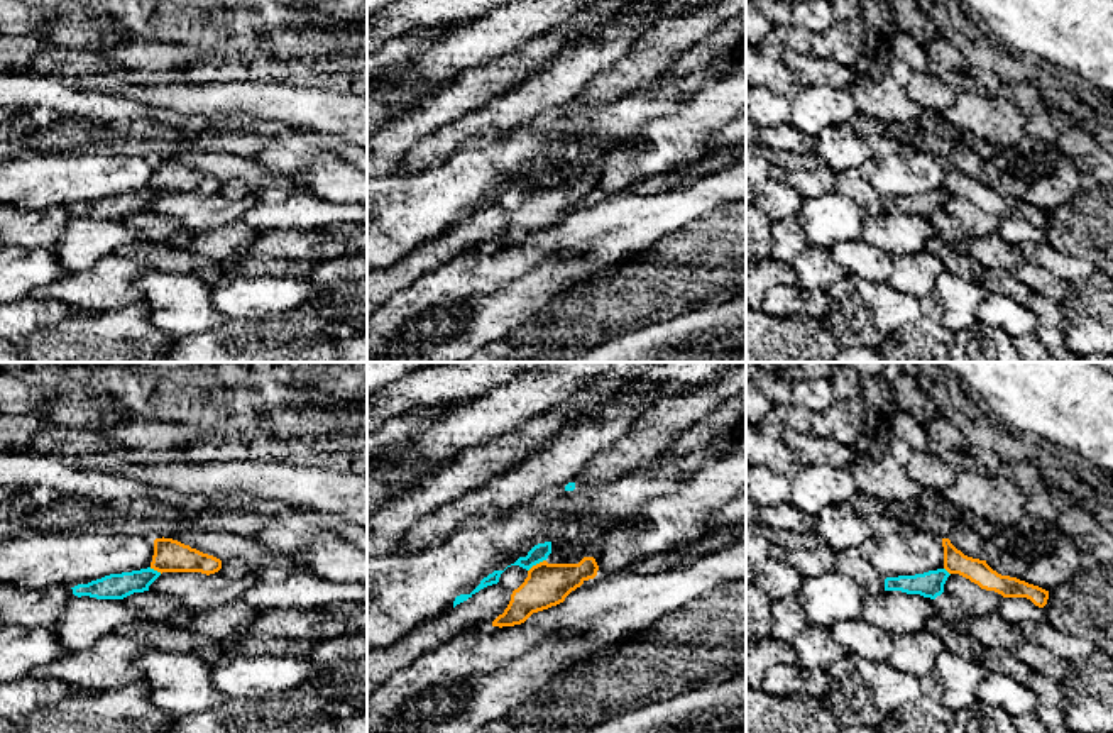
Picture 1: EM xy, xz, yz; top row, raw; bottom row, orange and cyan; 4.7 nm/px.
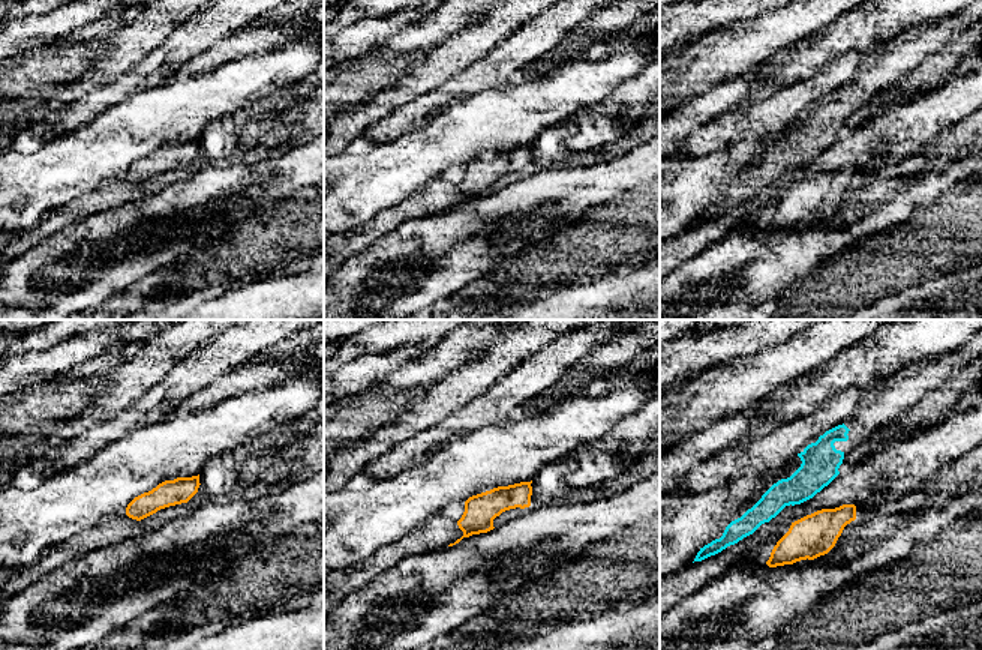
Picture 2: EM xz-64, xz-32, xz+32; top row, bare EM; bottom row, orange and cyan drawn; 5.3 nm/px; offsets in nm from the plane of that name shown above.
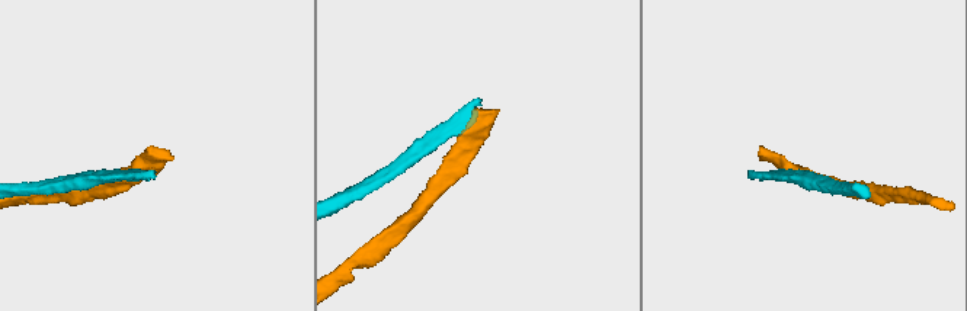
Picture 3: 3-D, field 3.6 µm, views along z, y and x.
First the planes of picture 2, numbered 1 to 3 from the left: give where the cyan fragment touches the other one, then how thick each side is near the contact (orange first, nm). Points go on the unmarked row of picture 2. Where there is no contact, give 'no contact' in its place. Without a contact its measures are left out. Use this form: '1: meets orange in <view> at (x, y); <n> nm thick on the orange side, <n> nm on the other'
1: no contact
2: no contact
3: no contact

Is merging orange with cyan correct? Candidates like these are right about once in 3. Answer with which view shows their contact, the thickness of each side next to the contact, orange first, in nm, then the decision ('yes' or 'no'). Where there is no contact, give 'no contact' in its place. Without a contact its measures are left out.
xz | 200/90 nm | no

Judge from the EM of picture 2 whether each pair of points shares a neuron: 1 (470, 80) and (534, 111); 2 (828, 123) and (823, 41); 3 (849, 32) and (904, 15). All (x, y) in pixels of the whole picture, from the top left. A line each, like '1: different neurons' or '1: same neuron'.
1: different neurons
2: different neurons
3: same neuron

